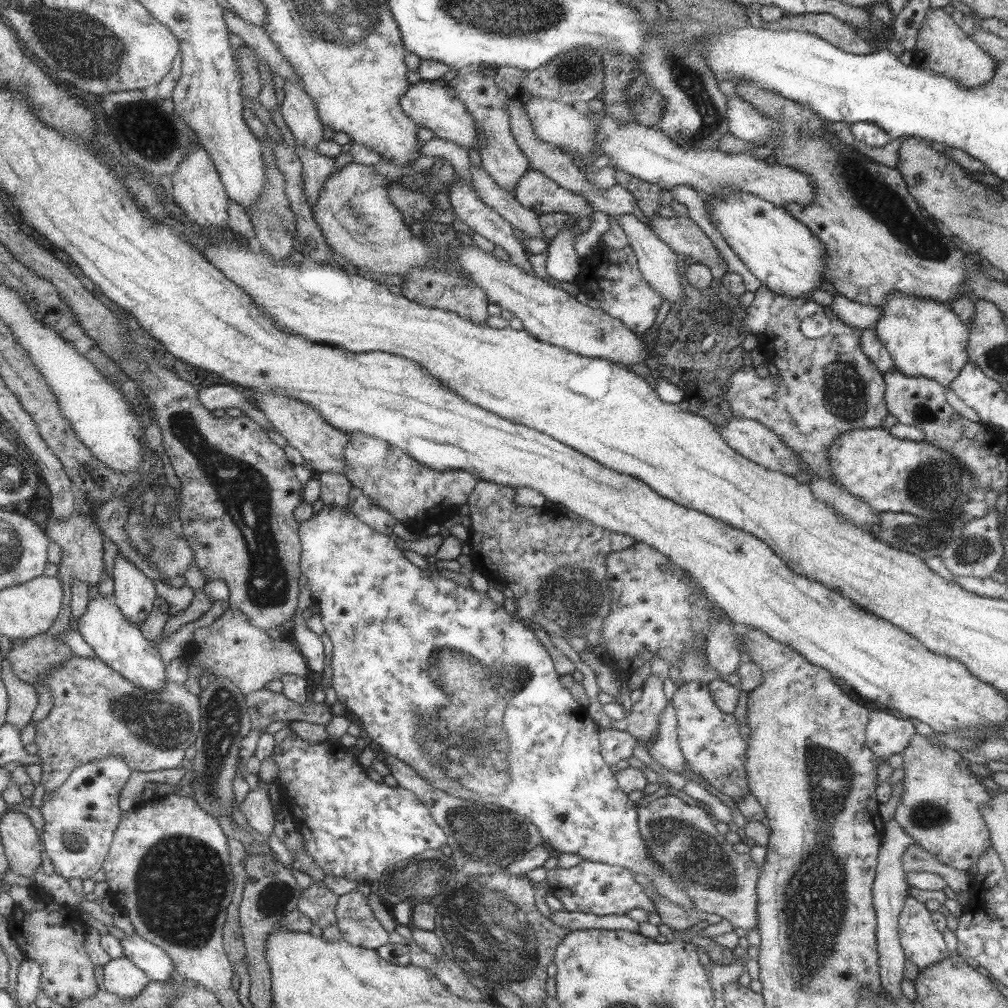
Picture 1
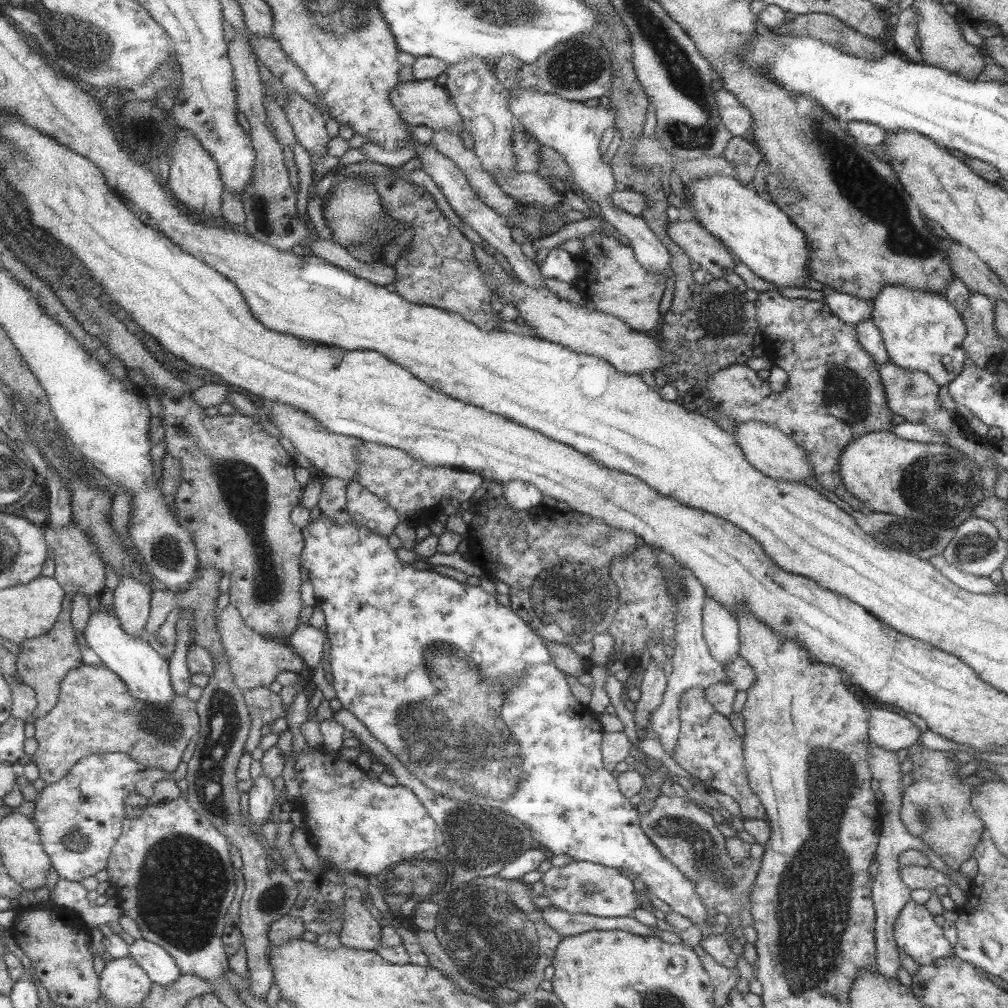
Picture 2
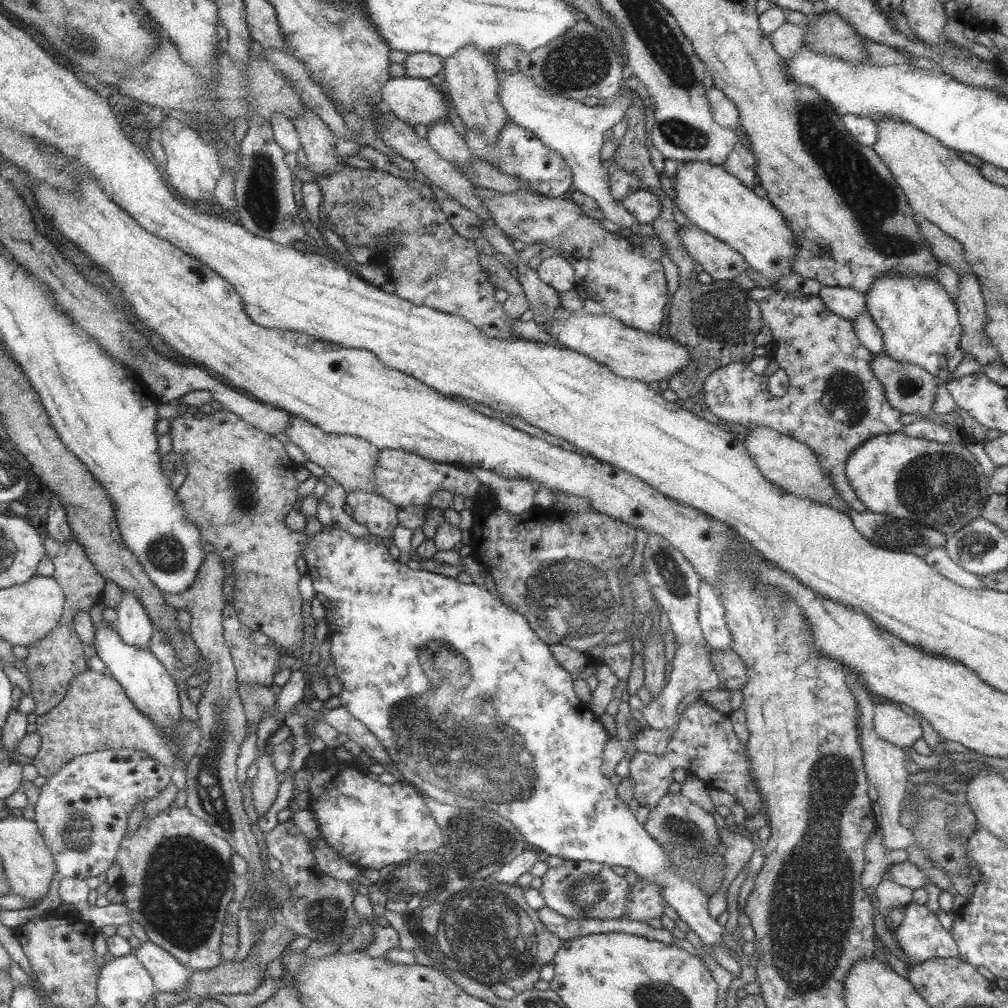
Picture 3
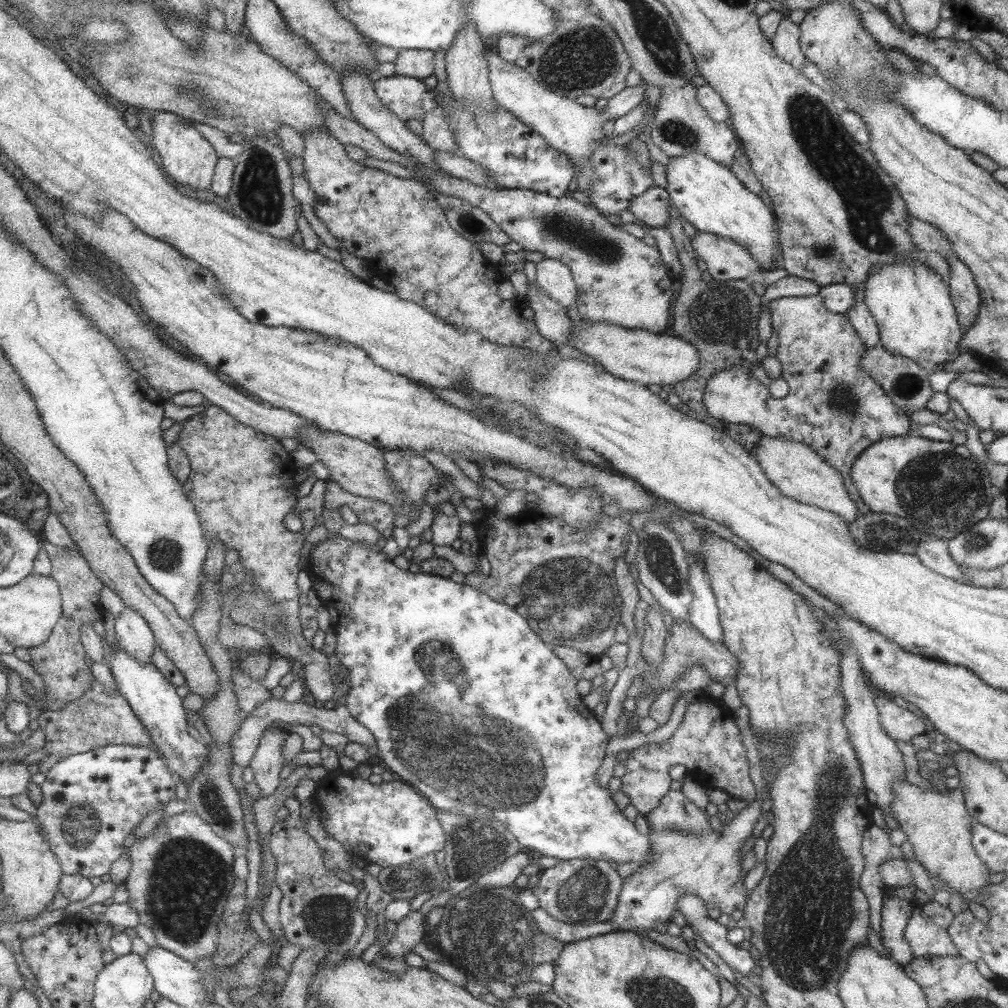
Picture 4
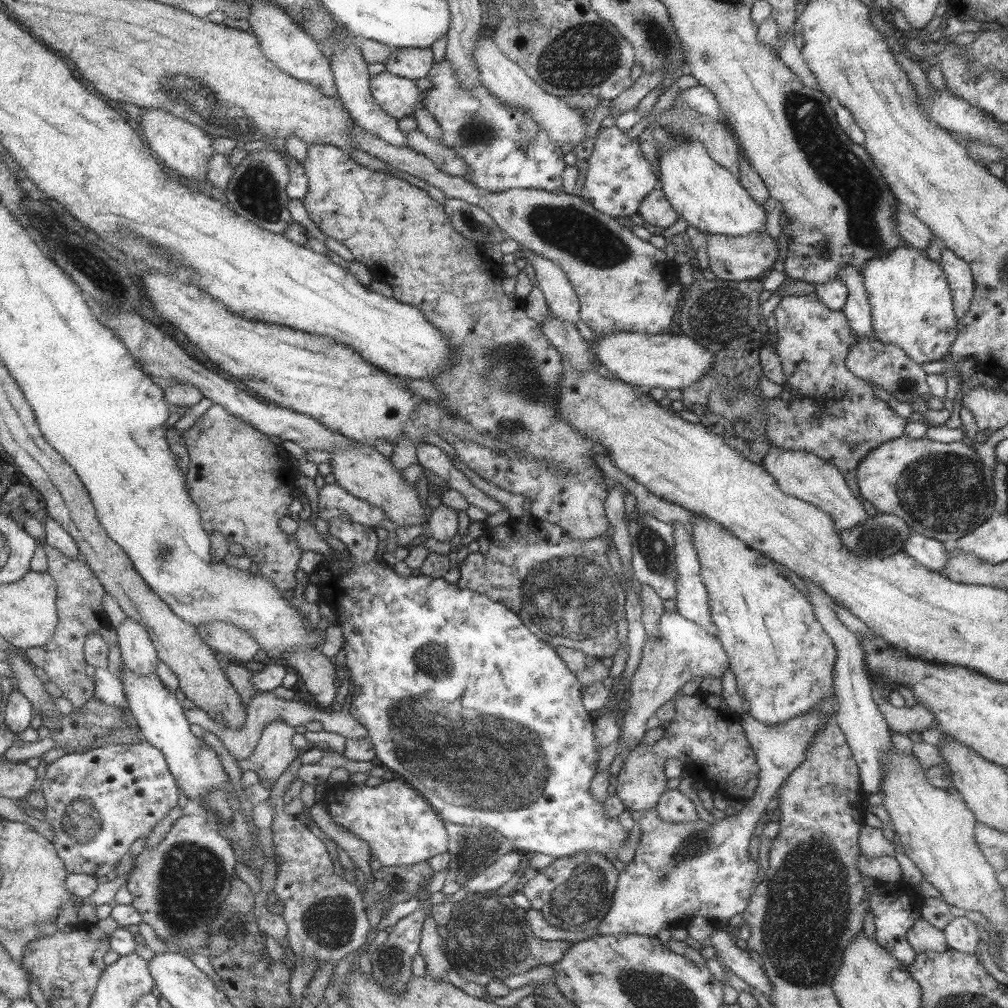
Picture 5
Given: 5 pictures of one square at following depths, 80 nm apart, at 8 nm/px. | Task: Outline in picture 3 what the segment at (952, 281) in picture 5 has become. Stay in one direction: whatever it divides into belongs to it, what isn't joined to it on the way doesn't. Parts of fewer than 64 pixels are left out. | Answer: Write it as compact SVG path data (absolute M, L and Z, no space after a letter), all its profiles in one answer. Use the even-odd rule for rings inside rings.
M959 275L959 290L951 300L956 305L963 331L960 349L965 355L971 355L979 364L991 364L995 361L1000 364L994 346L984 335L987 314L984 309L983 292L975 276Z

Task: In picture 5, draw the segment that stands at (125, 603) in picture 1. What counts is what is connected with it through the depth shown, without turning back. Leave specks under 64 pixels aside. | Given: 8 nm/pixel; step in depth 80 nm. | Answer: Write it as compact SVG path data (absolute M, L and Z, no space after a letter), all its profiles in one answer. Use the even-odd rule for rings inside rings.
M127 618L117 627L116 635L124 667L141 677L155 675L159 668L159 656L145 627Z

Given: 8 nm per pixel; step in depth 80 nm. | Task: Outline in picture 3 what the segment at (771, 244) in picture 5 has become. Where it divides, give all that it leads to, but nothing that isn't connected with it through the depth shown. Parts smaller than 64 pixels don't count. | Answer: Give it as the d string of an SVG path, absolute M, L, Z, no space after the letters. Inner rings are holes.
M693 224L679 228L679 237L693 260L701 264L713 281L732 280L747 270L747 261L728 244L706 234Z

